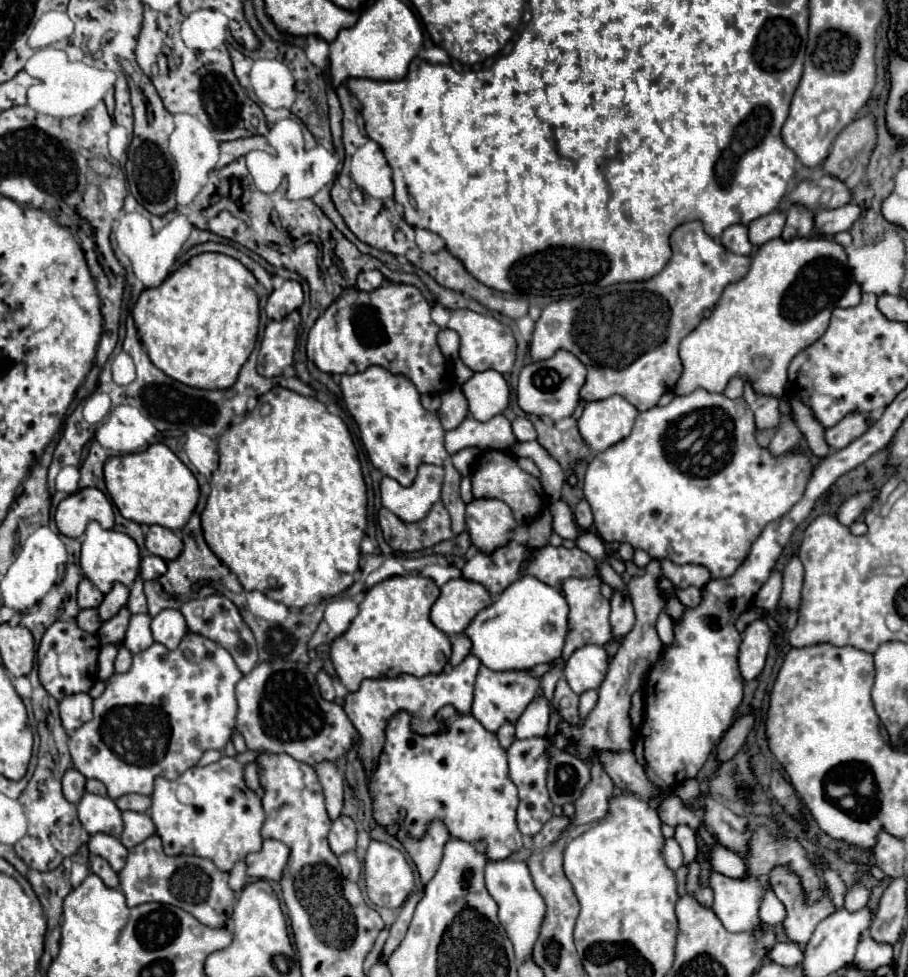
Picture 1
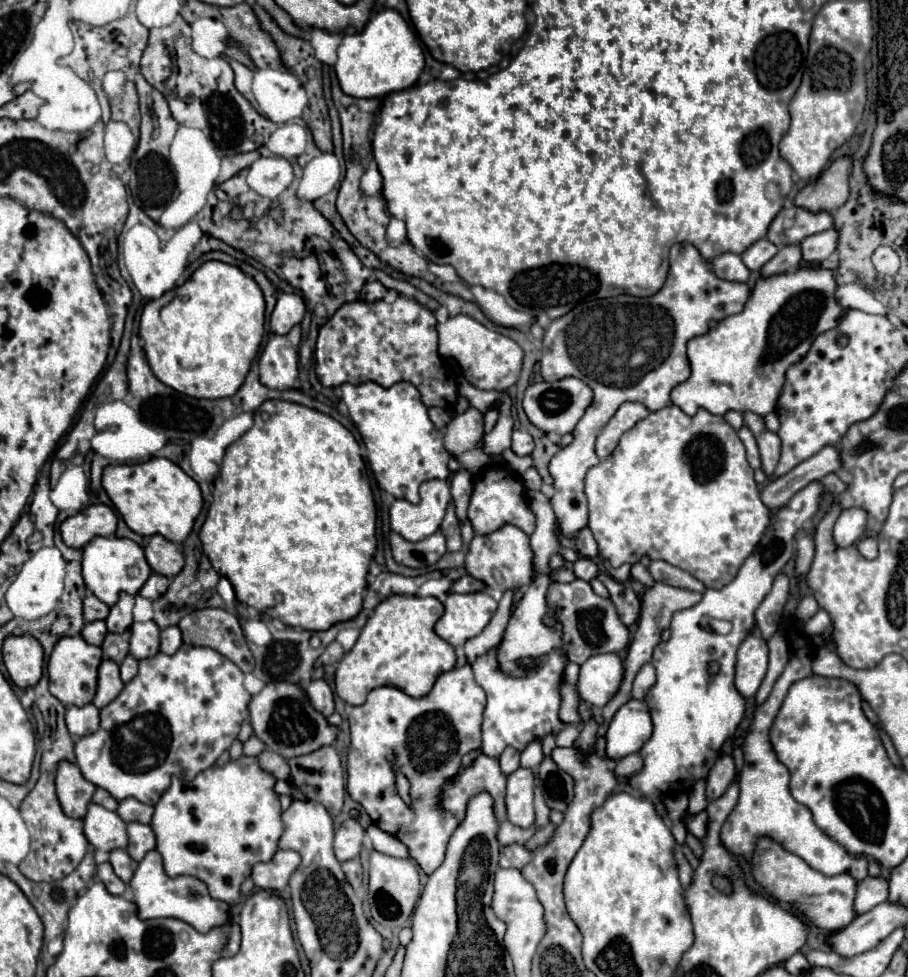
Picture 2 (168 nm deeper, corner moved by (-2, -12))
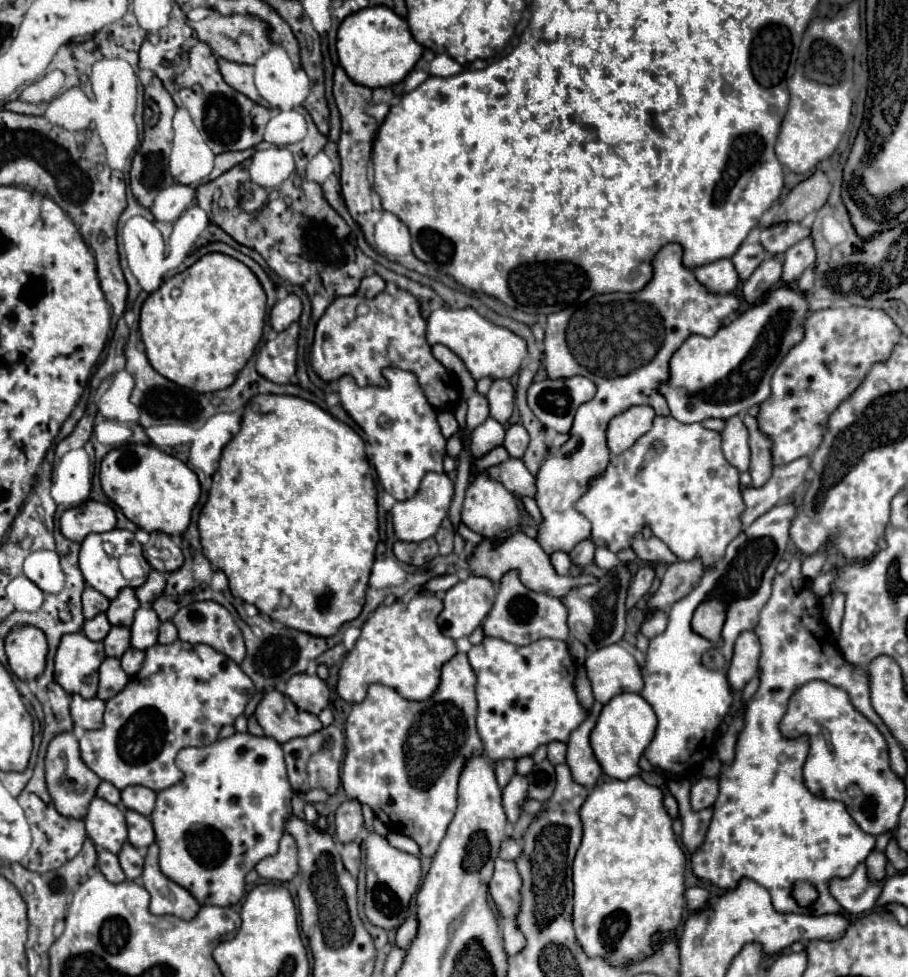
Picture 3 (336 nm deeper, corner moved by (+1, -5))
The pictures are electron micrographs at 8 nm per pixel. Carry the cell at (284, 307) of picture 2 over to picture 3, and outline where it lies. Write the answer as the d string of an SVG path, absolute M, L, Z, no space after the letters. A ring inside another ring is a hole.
M289 293L285 299L277 301L271 309L271 327L275 331L285 331L293 321L299 321L301 315L301 301L295 293Z

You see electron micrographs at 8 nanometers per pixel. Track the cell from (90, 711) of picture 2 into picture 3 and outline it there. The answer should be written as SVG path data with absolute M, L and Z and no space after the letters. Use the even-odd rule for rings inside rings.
M73 695L71 717L77 727L99 729L103 725L103 711L105 711L105 701L97 699L97 697L83 699L81 695Z

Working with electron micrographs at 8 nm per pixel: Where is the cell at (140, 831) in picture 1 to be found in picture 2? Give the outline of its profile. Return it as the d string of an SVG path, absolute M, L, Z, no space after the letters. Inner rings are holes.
M130 822L128 824L128 838L130 838L130 844L128 844L126 852L136 862L140 862L146 856L146 852L150 852L152 848L156 848L156 836L154 836L152 828L146 826L146 824Z

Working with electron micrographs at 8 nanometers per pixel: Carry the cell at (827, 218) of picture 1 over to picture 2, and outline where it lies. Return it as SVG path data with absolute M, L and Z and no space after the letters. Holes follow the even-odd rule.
M834 228L820 232L816 236L808 236L808 240L800 242L800 250L802 250L802 260L808 266L816 266L822 260L826 260L830 254L834 254L836 250L836 242L838 242L838 234Z

